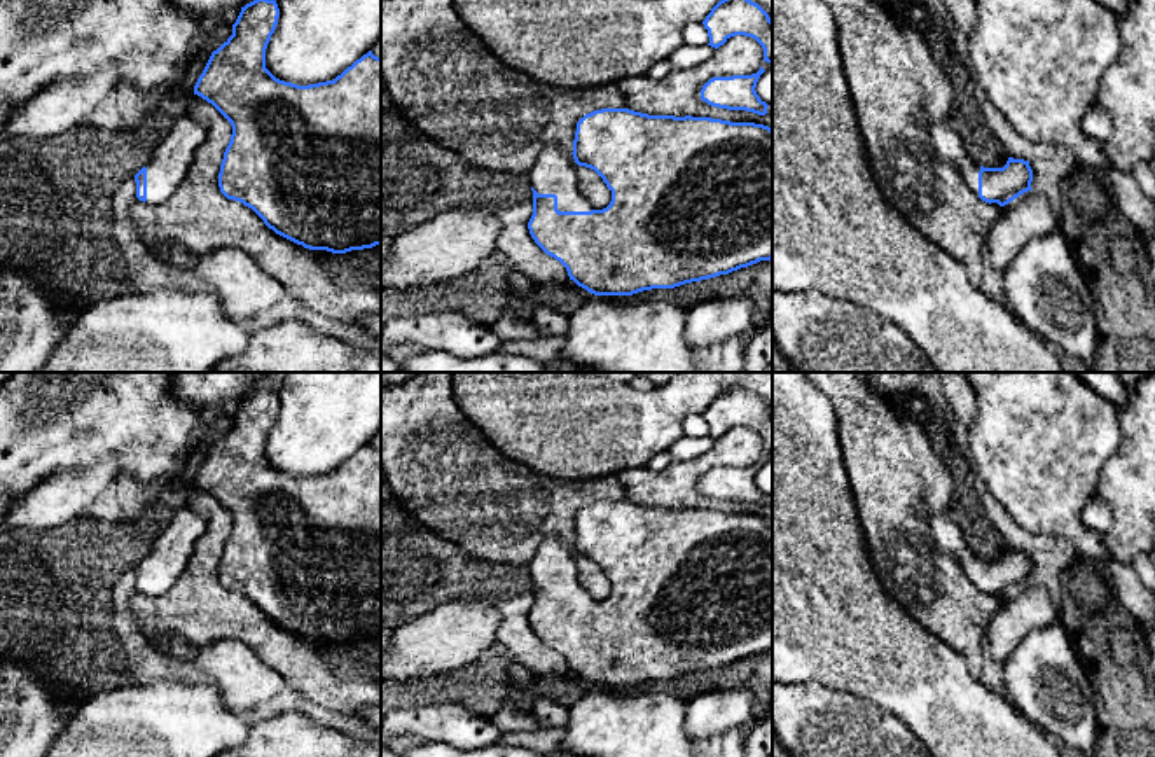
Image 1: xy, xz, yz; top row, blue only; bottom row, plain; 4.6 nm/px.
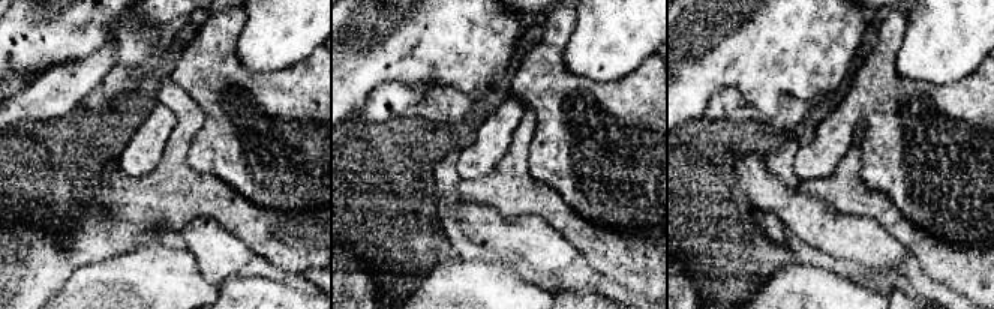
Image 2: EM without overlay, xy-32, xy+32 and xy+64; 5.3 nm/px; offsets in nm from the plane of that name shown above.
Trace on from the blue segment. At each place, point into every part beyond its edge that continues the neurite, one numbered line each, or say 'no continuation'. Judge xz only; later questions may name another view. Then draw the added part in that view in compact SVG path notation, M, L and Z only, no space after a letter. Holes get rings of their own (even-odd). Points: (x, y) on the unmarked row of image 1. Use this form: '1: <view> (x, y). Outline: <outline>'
1: xz (554, 563). Outline: M549 535L529 561L528 572L538 586L556 586L559 603L591 603L594 600L580 584L577 561L573 545Z

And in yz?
1: yz (946, 532). Outline: M949 507L931 510L928 526L937 549L954 556L968 580L979 587L980 556L966 542L956 514Z

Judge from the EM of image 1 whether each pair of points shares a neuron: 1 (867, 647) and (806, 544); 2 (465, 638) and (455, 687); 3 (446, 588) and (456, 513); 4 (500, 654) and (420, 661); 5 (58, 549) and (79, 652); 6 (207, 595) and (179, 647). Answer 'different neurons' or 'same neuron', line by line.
1: same neuron
2: different neurons
3: different neurons
4: different neurons
5: same neuron
6: different neurons

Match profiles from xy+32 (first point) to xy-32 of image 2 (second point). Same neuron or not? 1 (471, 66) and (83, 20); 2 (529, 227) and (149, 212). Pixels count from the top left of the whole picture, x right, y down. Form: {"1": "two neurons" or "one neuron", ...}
{"1": "one neuron", "2": "two neurons"}

